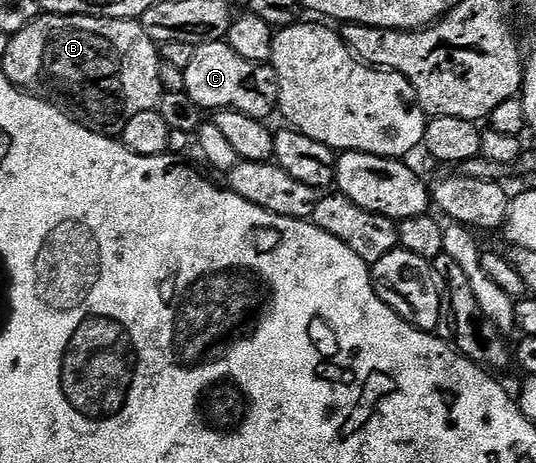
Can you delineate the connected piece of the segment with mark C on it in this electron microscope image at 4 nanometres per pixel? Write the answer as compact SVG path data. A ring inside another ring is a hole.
M225 40L196 47L191 56L191 64L187 64L183 71L183 78L190 100L208 112L234 110L252 118L269 120L278 109L277 74L272 65L243 60L243 56L232 50Z

